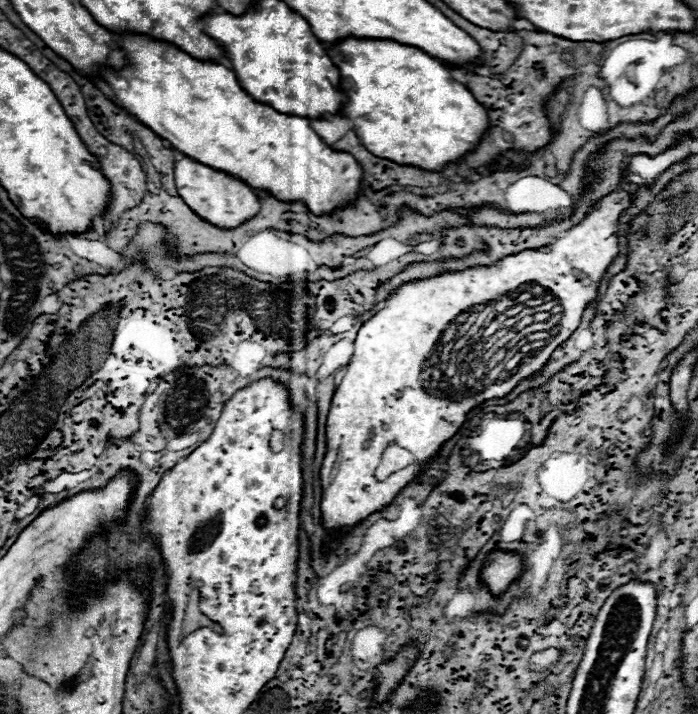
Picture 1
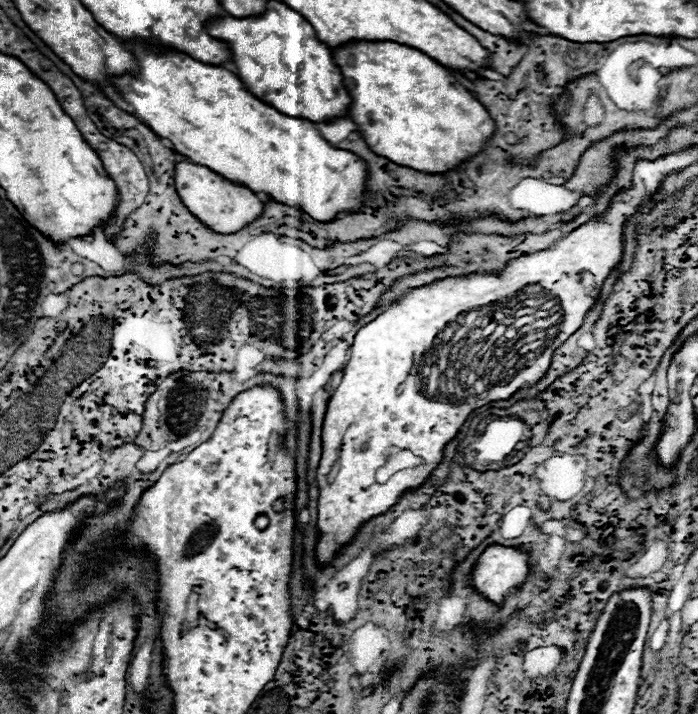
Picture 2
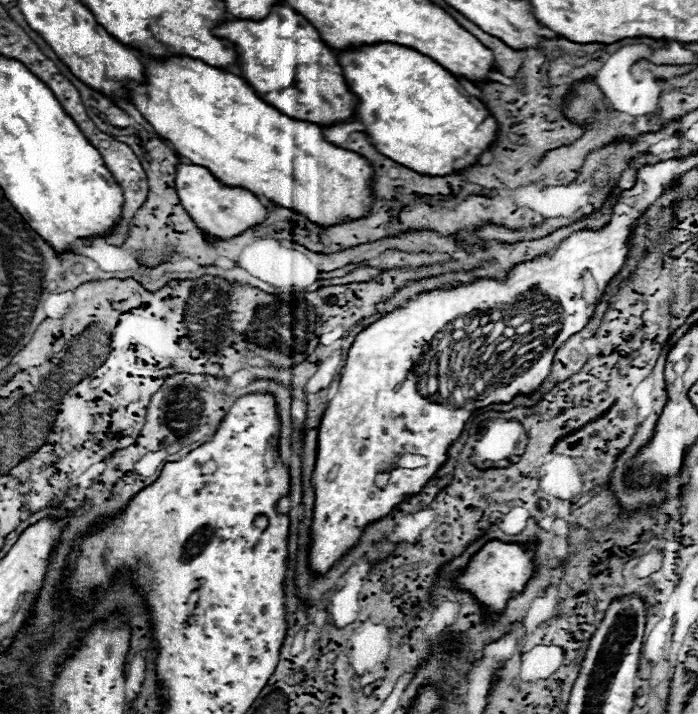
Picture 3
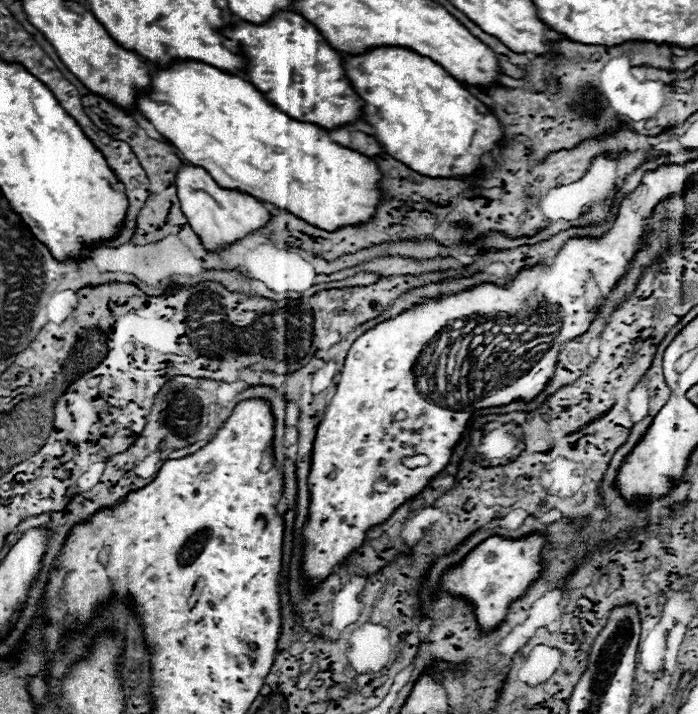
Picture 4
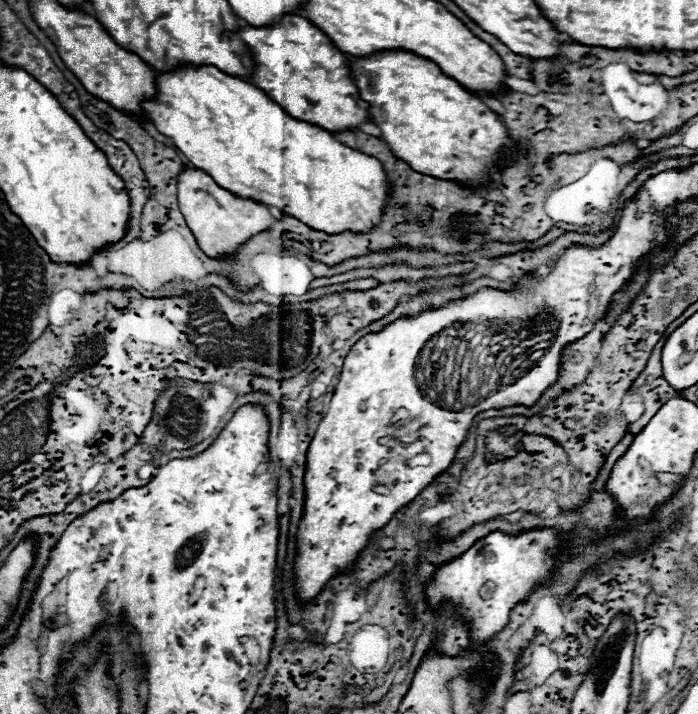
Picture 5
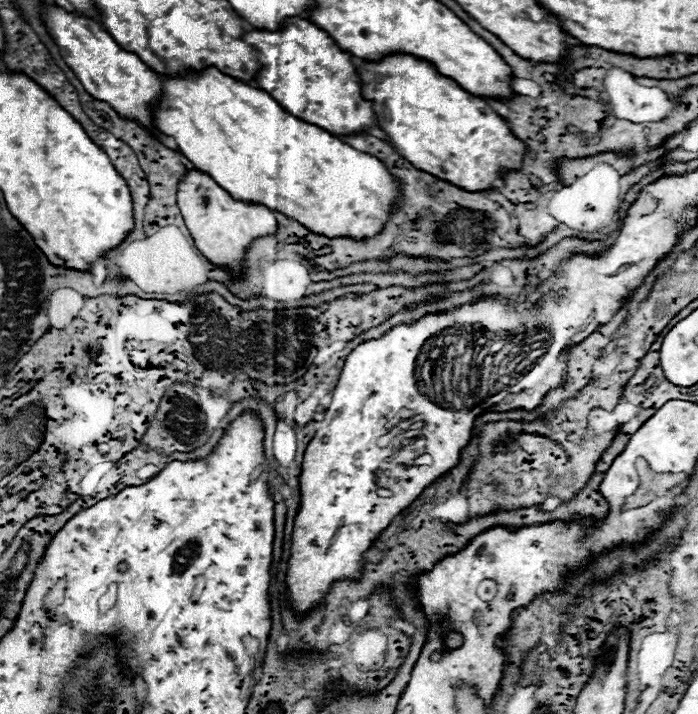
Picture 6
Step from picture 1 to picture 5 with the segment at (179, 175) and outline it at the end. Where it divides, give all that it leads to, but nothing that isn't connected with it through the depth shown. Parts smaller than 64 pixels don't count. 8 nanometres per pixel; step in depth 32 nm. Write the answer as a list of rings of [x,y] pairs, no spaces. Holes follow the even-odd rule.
[[[186,168],[184,174],[180,174],[178,206],[200,250],[210,258],[224,258],[234,254],[244,242],[260,232],[270,230],[276,222],[276,218],[264,204],[236,198],[228,190],[220,188],[204,170],[198,168]]]

